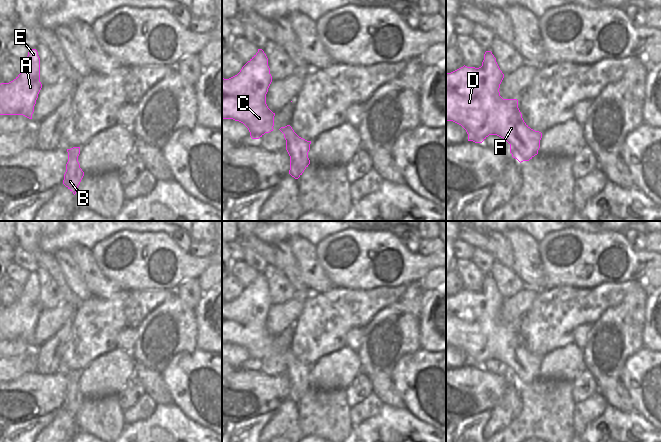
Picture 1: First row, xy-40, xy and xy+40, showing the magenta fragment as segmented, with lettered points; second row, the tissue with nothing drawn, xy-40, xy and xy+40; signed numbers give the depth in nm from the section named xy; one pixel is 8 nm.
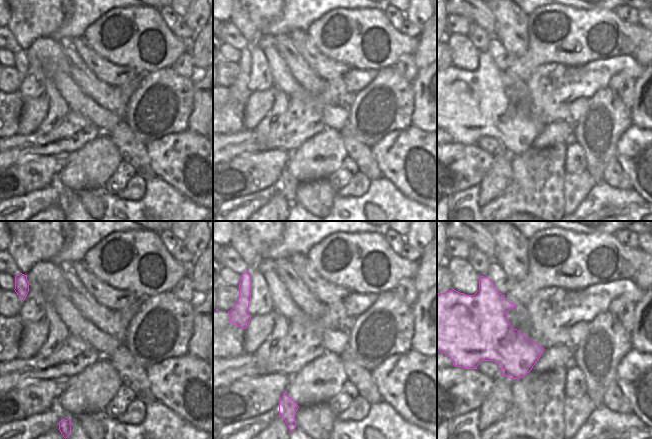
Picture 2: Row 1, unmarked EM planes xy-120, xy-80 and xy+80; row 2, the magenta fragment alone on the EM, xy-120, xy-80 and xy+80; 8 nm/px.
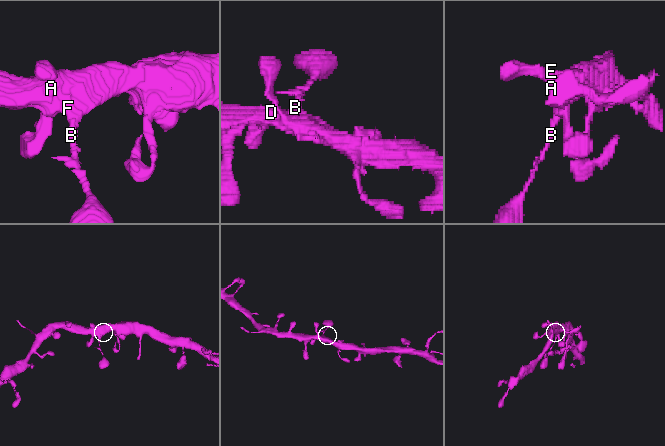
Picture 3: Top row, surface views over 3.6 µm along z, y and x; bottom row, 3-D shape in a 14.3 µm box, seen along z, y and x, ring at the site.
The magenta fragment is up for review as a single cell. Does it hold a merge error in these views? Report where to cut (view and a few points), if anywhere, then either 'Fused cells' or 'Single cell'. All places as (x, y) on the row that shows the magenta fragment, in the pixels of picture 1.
No split. Single cell

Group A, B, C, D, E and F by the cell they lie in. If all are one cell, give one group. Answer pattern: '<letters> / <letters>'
A B C D E F

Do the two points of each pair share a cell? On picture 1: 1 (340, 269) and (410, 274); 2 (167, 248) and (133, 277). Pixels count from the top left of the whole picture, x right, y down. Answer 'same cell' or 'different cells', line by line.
1: same cell
2: same cell

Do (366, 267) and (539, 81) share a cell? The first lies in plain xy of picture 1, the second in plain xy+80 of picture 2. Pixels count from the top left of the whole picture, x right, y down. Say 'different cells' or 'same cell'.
different cells

